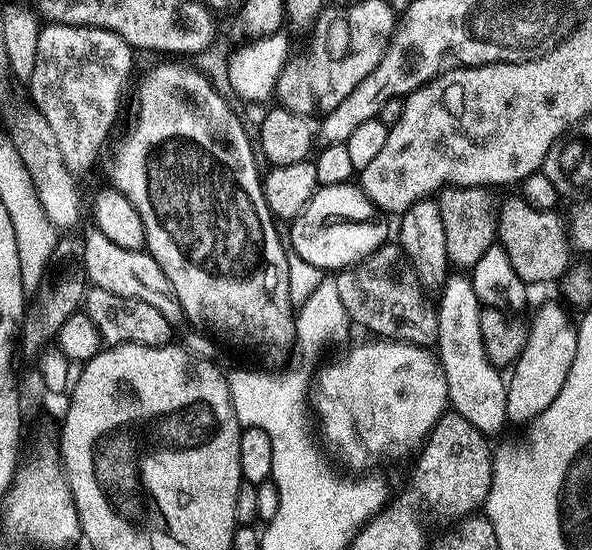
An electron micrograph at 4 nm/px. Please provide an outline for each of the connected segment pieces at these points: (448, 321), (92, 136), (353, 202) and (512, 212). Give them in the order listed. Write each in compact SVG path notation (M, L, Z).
M462 272L449 273L442 282L442 294L438 296L437 312L439 314L439 338L436 343L438 362L447 382L448 401L451 409L462 415L472 426L484 435L494 436L507 425L507 392L508 384L503 373L489 362L482 341L481 302L474 292L472 279Z
M49 23L41 27L38 62L30 81L30 100L58 138L66 166L81 174L95 162L100 147L116 124L120 99L132 72L134 50L118 34L105 28Z
M355 183L317 187L302 214L291 221L291 251L316 268L350 268L367 258L374 250L378 250L389 239L387 226L376 216L380 217L377 208Z
M522 198L508 200L499 207L498 242L506 250L510 266L514 266L514 274L518 274L526 285L548 284L551 280L559 282L573 263L574 245L570 239L570 228L558 213L556 210L539 212Z

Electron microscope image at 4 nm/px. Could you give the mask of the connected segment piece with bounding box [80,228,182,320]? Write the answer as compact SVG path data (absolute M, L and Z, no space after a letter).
M92 228L85 234L83 244L80 244L80 253L85 277L93 287L118 294L119 297L138 298L160 310L168 319L181 317L180 304L171 293L168 279L146 250L126 250L125 247L115 245L101 231Z

